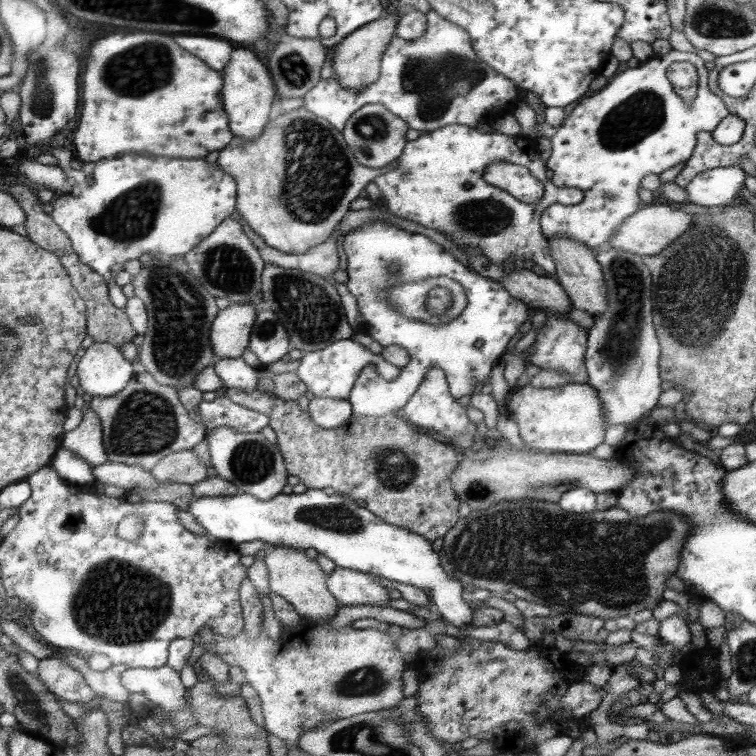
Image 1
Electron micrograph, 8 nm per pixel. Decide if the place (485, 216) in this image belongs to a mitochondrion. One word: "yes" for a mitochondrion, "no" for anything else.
yes

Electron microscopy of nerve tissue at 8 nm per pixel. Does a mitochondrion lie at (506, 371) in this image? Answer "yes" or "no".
no

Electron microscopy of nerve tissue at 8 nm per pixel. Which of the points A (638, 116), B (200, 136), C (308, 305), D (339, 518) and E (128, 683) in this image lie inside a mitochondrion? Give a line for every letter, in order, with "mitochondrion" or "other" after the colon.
A: mitochondrion
B: other
C: mitochondrion
D: mitochondrion
E: other

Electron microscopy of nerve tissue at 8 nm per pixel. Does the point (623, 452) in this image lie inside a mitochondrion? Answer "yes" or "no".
no

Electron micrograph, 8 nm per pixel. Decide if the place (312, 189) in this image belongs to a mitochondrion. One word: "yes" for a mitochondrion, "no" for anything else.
yes

